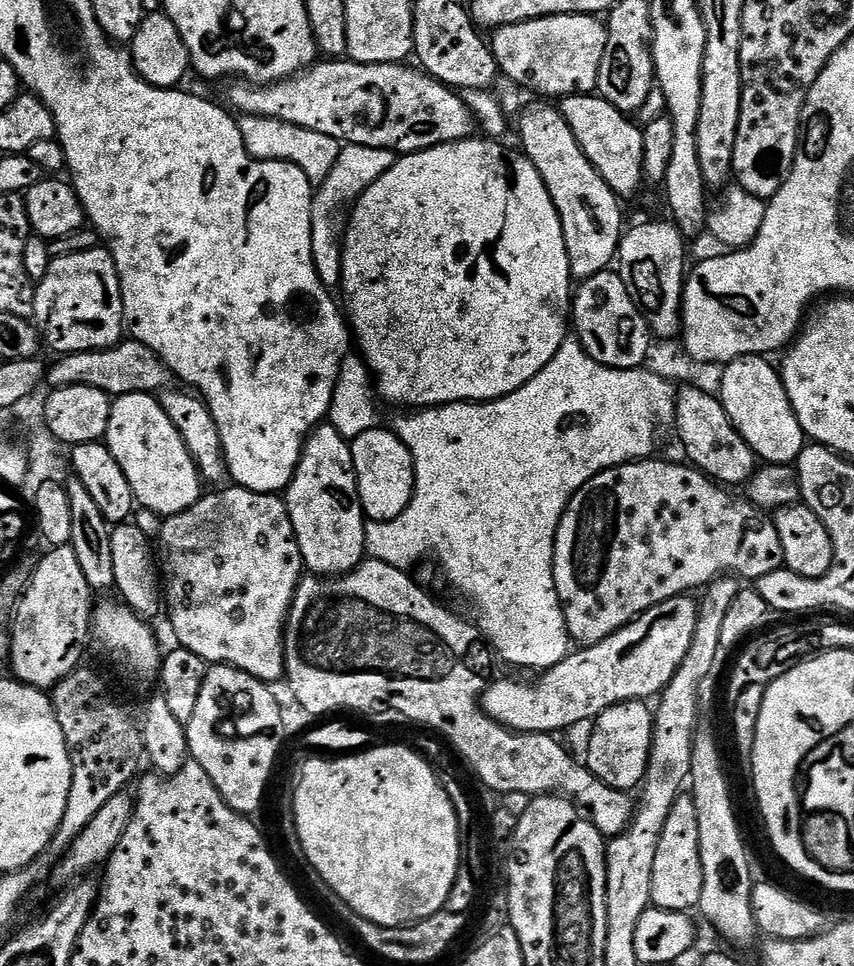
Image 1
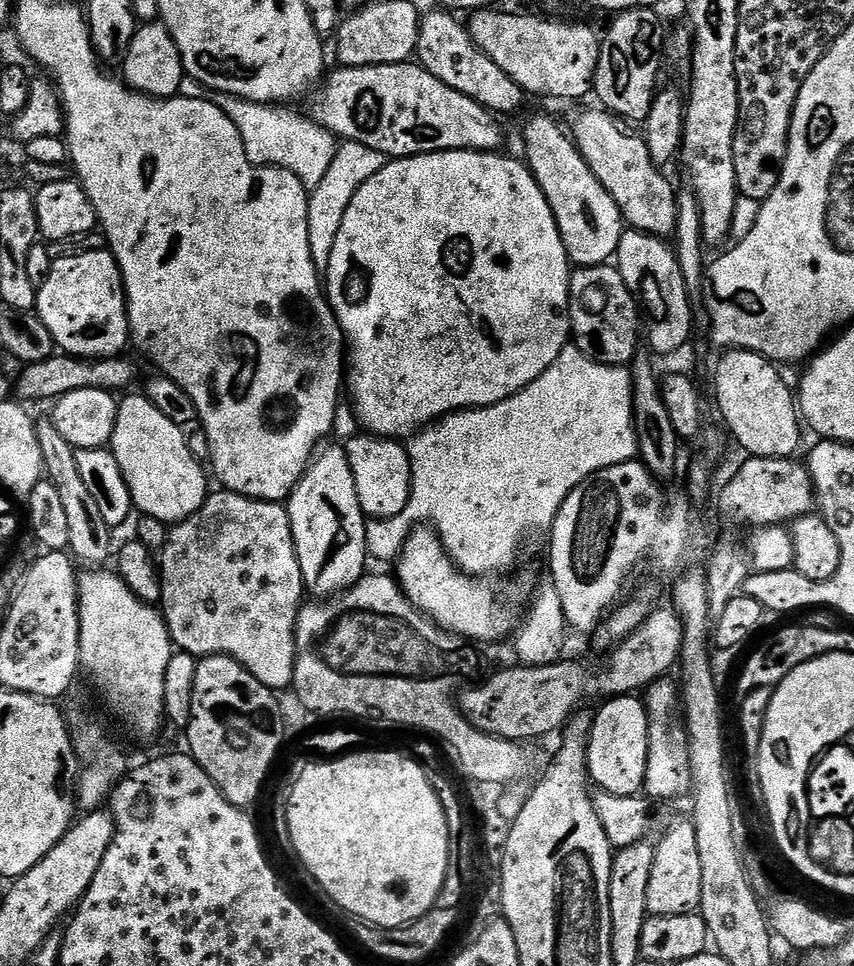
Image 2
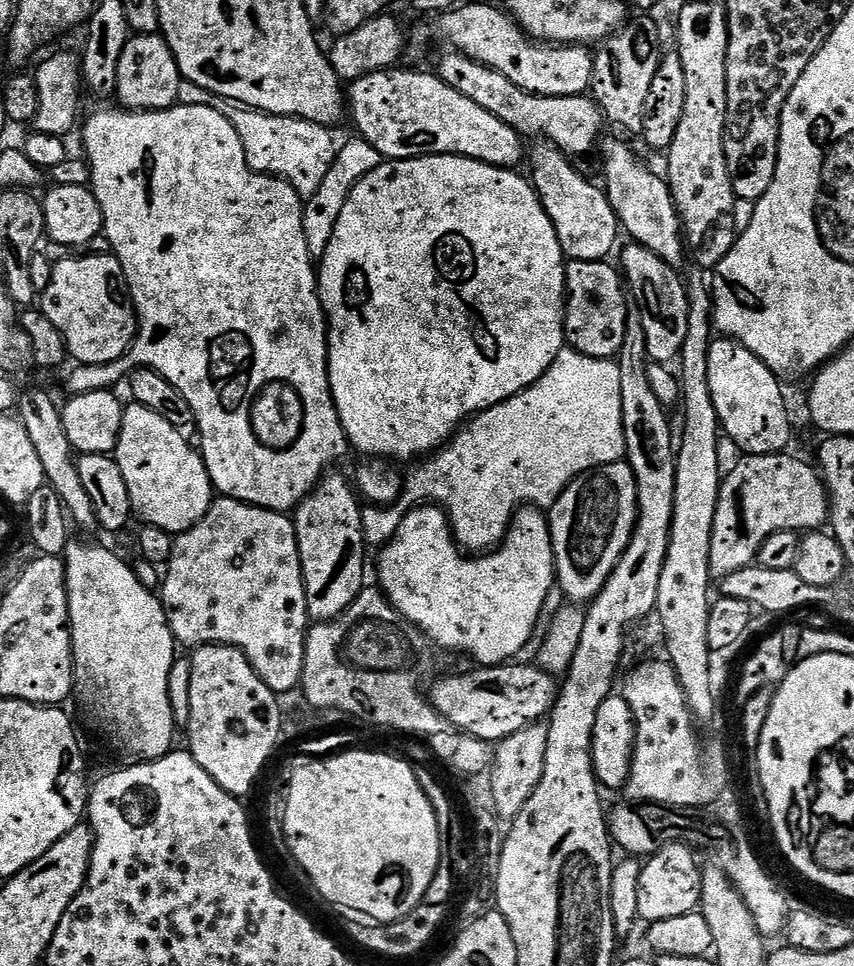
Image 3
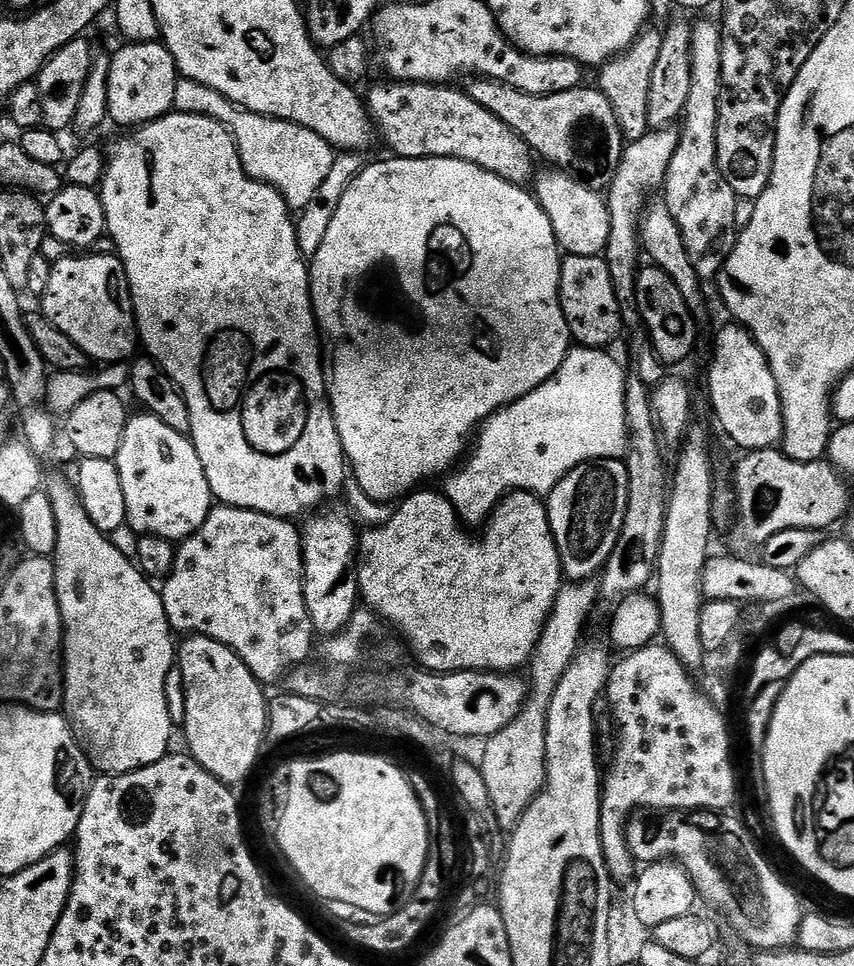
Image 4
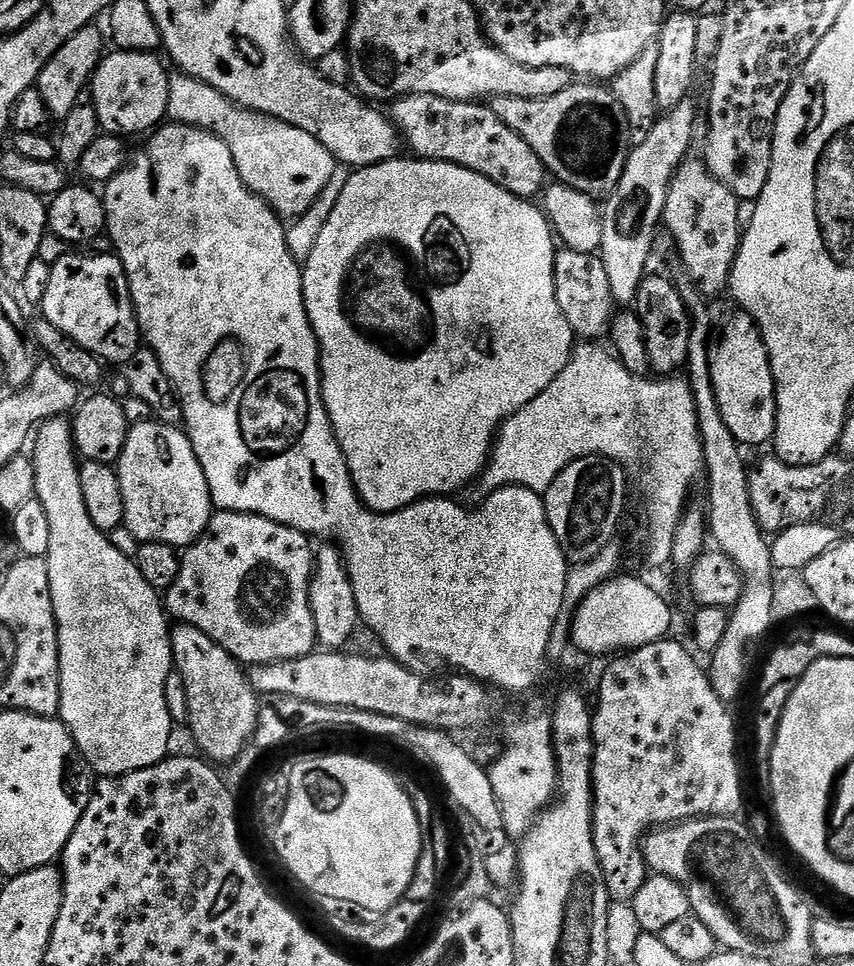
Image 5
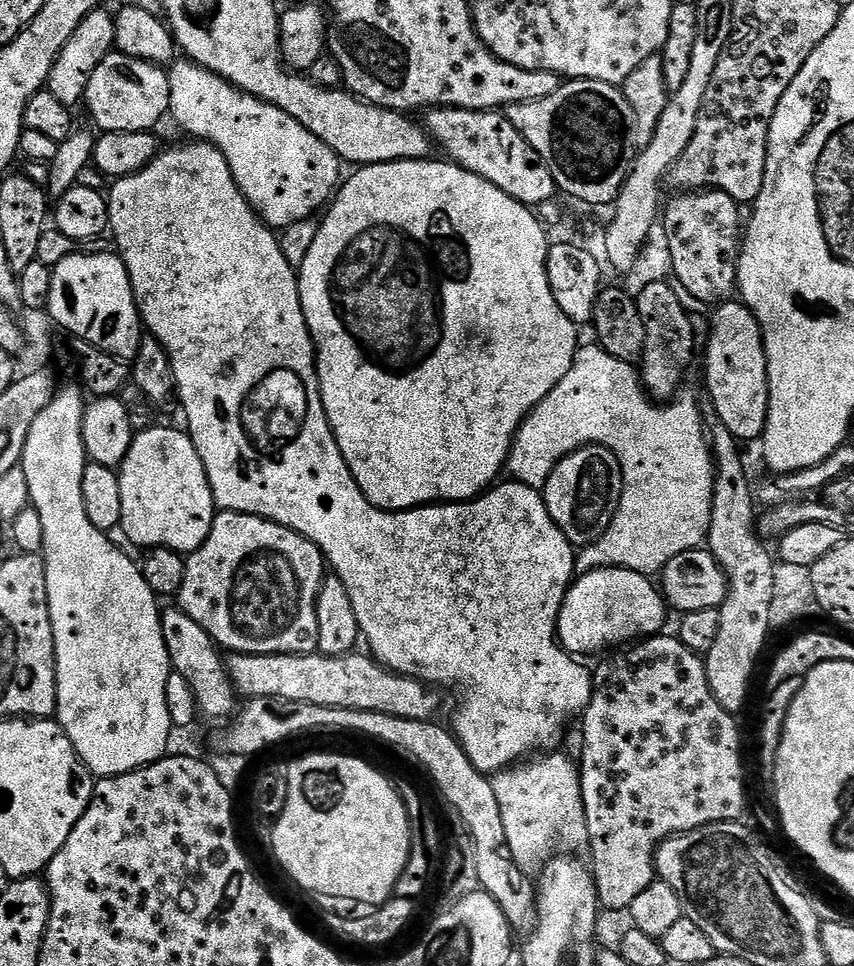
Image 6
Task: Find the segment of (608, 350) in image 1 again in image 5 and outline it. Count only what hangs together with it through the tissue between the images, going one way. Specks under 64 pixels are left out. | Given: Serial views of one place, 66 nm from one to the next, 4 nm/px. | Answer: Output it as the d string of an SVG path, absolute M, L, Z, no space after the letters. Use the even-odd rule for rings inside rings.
M561 247L554 262L554 286L558 306L562 306L562 314L566 314L566 322L570 322L577 337L600 336L609 331L610 319L614 314L614 301L609 279L606 278L606 269L599 255L578 253L577 250Z

